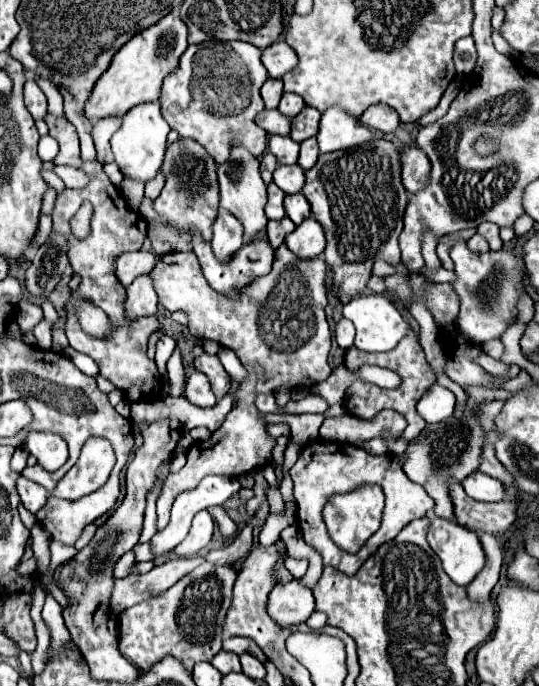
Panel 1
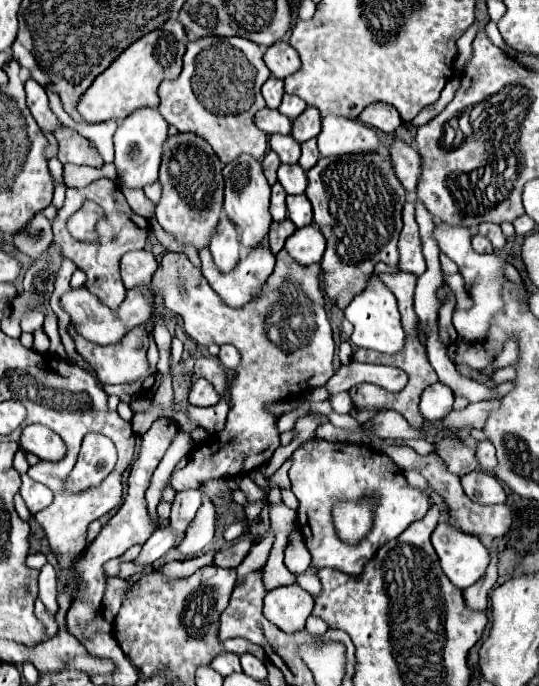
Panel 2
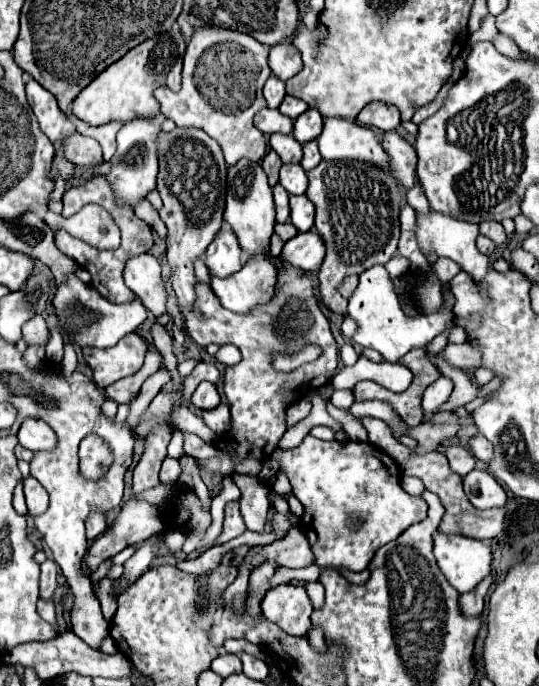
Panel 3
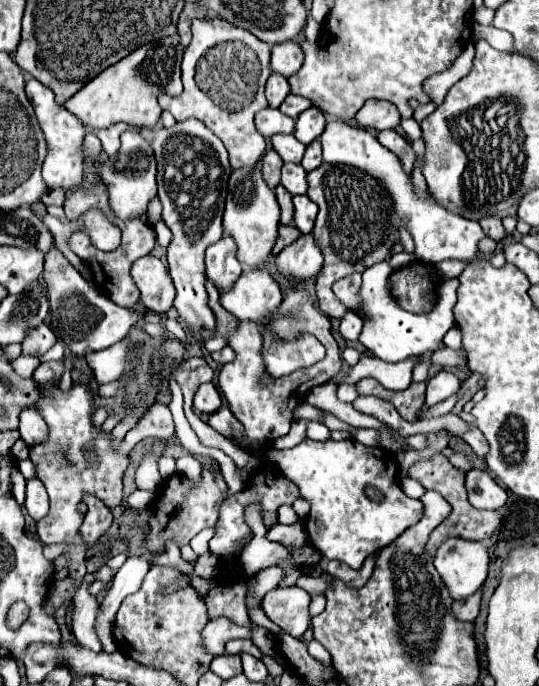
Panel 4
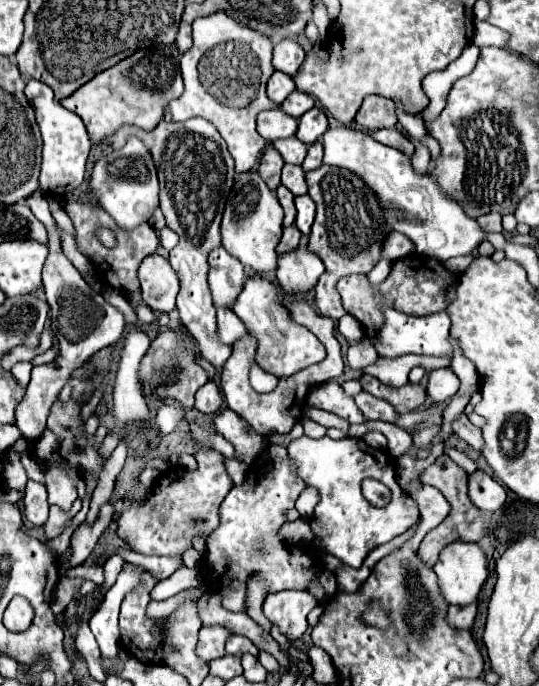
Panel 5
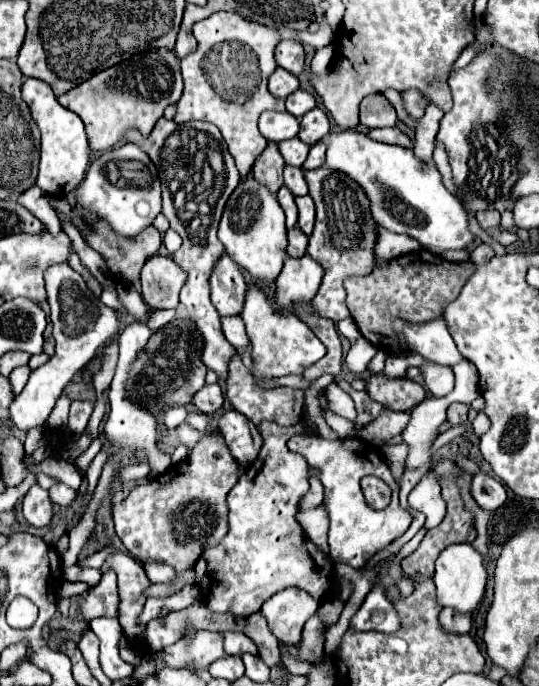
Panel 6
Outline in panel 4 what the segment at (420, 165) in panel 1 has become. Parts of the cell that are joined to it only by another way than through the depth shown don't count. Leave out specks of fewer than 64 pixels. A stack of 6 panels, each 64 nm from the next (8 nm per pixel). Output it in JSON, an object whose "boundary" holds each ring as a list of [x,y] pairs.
{"boundary":[[[382,130],[382,132],[378,134],[378,142],[380,142],[382,146],[386,146],[390,152],[394,152],[394,154],[398,156],[398,160],[402,160],[404,172],[412,174],[418,156],[416,156],[416,152],[412,150],[412,146],[406,142],[406,138],[402,138],[396,130]]]}

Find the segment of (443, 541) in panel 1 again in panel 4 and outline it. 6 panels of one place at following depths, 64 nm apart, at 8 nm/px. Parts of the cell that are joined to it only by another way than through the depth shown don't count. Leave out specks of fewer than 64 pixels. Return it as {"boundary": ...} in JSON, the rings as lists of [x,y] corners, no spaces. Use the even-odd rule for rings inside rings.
{"boundary":[[[476,542],[460,544],[460,558],[456,560],[456,564],[454,560],[442,558],[442,544],[434,556],[434,566],[440,572],[454,600],[466,598],[482,586],[482,582],[488,576],[488,564],[490,564],[490,558],[482,558],[482,548]],[[452,566],[460,566],[460,568],[452,568]]]}

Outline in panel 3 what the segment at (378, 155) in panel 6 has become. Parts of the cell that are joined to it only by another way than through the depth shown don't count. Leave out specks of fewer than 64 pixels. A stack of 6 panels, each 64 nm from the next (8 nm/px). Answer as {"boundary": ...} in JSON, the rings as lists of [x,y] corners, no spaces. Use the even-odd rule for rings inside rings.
{"boundary":[[[324,118],[324,130],[318,136],[318,144],[326,160],[364,160],[390,170],[388,154],[368,126],[344,118]],[[430,212],[428,216],[416,220],[416,238],[418,238],[418,246],[424,254],[428,254],[430,250],[436,252],[438,256],[450,258],[456,264],[460,264],[460,268],[464,272],[468,272],[472,276],[472,280],[480,286],[484,286],[484,278],[488,274],[488,270],[492,270],[492,258],[484,256],[478,252],[476,248],[476,236],[478,236],[478,224],[470,224],[470,222],[460,222],[460,220],[452,220],[448,216],[442,216],[438,212]]]}

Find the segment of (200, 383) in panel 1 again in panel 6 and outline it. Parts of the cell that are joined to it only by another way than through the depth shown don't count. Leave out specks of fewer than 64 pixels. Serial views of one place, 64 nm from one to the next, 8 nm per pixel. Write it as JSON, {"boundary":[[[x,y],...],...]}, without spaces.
{"boundary":[[[206,384],[202,390],[194,394],[194,406],[204,414],[216,412],[222,406],[222,402],[224,402],[224,394],[218,384]]]}

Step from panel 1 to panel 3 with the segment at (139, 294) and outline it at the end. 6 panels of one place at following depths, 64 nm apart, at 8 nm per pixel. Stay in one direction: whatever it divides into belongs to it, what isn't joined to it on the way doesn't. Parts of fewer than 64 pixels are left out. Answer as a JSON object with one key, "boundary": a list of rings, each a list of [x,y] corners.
{"boundary":[[[74,274],[68,278],[66,284],[58,288],[52,304],[56,308],[60,324],[66,328],[76,346],[114,346],[120,338],[134,332],[148,318],[148,310],[144,308],[144,304],[140,304],[140,298],[134,298],[128,304],[110,304],[90,284],[80,282]]]}

